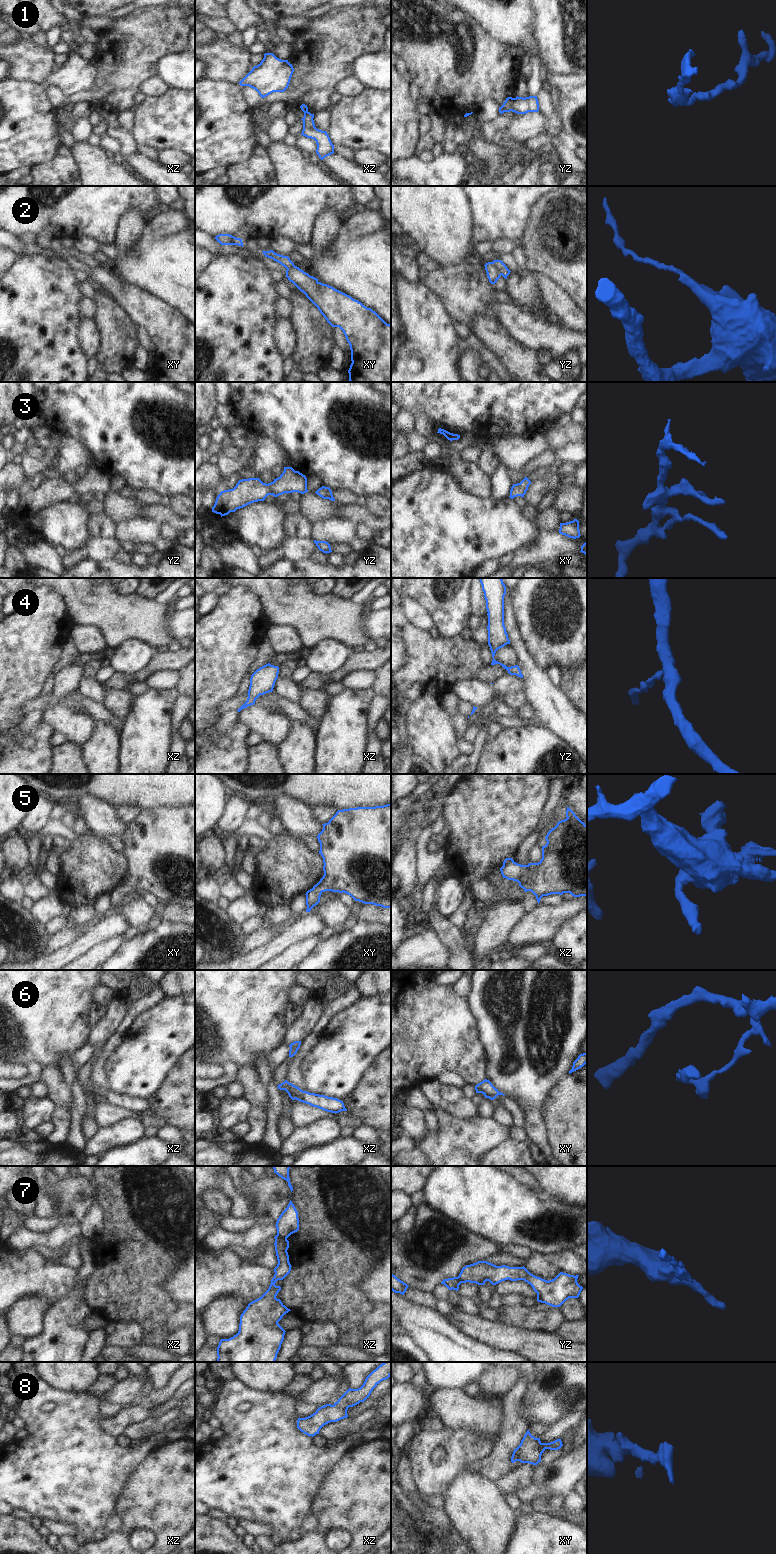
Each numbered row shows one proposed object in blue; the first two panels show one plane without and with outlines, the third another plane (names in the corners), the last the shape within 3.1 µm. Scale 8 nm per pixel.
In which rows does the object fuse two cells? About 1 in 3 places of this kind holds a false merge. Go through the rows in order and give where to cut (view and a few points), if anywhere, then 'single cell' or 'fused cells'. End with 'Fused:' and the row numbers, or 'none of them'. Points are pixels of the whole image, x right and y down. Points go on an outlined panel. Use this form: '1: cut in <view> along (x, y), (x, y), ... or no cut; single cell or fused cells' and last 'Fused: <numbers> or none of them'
1: no cut; single cell
2: cut in yz along (492, 262), (501, 274); fused cells
3: no cut; single cell
4: no cut; single cell
5: no cut; single cell
6: no cut; single cell
7: cut in xz along (277, 1234), (286, 1239); fused cells
8: no cut; single cell
Fused: 2, 7

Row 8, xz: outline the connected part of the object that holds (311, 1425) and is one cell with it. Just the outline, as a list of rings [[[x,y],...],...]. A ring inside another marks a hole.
[[[383,1362],[373,1370],[358,1389],[349,1388],[333,1405],[319,1407],[315,1413],[305,1418],[298,1418],[297,1428],[304,1434],[315,1436],[320,1429],[330,1423],[347,1418],[347,1410],[360,1402],[364,1402],[373,1389],[383,1380],[391,1376],[391,1362]]]

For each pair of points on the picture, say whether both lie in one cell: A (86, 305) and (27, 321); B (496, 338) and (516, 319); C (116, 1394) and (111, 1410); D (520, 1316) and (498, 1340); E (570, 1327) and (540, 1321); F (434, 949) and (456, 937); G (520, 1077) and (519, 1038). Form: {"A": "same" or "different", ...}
{"A": "different", "B": "different", "C": "different", "D": "different", "E": "different", "F": "different", "G": "same"}

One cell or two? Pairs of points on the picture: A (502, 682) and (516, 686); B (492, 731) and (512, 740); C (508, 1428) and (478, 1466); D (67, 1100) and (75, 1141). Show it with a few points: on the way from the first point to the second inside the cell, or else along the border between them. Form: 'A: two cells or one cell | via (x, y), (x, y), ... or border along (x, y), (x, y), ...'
A: one cell | via (505, 684), (513, 684)
B: two cells | border along (504, 728), (485, 743)
C: one cell | via (508, 1439), (489, 1461)
D: two cells | border along (69, 1088), (72, 1106)

